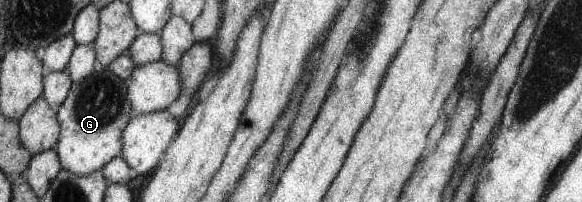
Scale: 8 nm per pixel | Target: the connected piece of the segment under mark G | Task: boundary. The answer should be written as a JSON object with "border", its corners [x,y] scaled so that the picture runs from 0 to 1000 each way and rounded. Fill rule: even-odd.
{"border":[[[179,332],[151,366],[136,406],[124,406],[117,480],[98,535],[105,614],[103,698],[95,743],[107,827],[131,866],[151,866],[175,842],[213,743],[210,653],[229,579],[229,530],[218,475],[218,411]]]}

